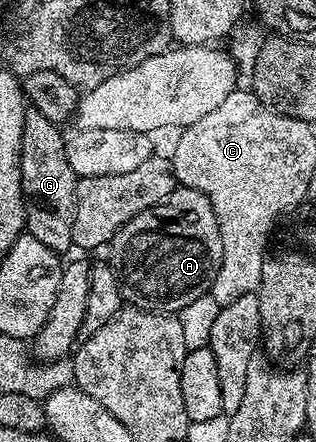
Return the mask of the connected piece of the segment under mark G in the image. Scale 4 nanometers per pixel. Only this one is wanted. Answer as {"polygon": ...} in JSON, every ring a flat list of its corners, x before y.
{"polygon":[[28,106,25,113,25,125,21,137,21,157,19,168,21,169,21,185,23,186,23,201,27,205,26,234,32,235,41,245,49,245,49,249,66,253,72,250,73,244,73,217,75,216,75,189,77,177,73,169,69,169,65,135,62,135,60,124,49,121,33,106]]}

